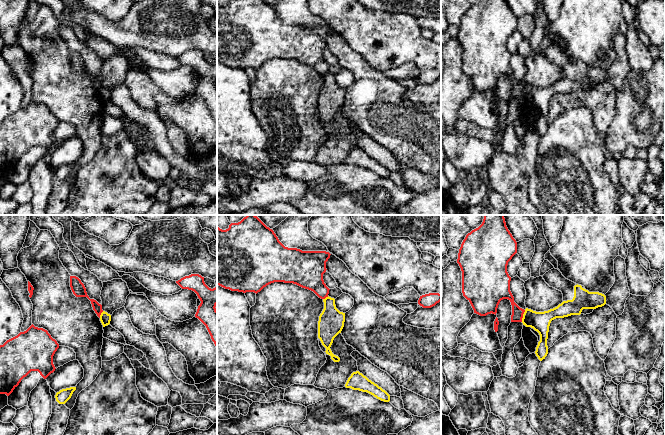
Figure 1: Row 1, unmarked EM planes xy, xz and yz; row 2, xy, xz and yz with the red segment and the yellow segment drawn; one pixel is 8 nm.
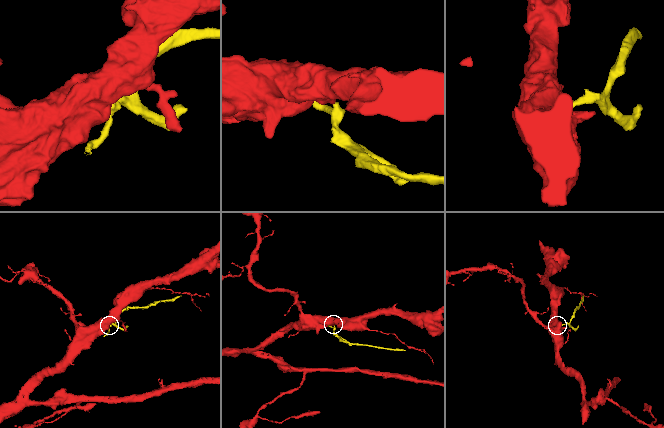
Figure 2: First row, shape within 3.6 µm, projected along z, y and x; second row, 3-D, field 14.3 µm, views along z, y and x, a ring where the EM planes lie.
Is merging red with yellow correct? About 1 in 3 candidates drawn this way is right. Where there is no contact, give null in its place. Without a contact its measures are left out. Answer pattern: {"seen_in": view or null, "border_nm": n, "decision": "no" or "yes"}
{"seen_in": "yz", "border_nm": 100, "decision": "no"}

